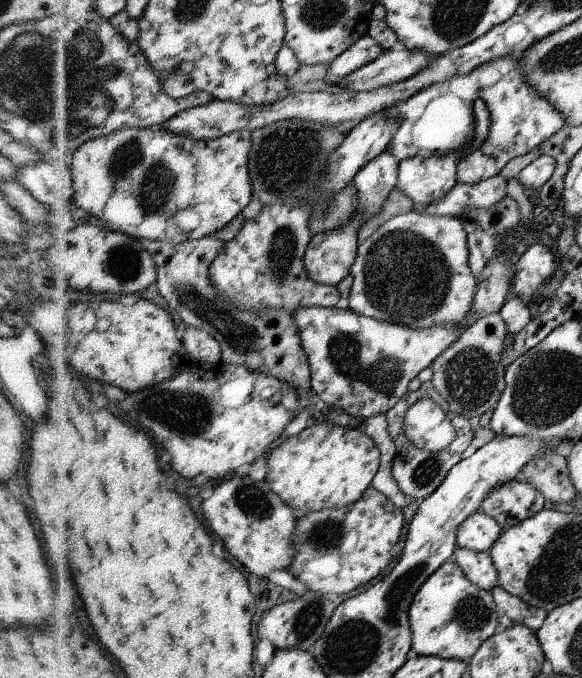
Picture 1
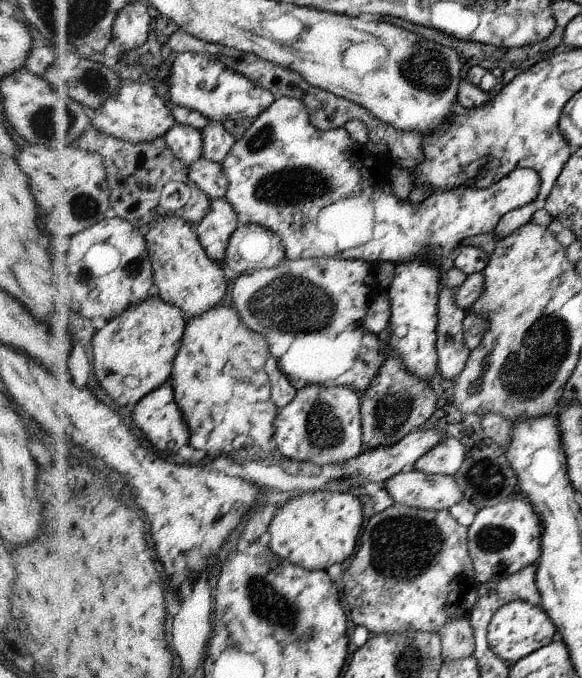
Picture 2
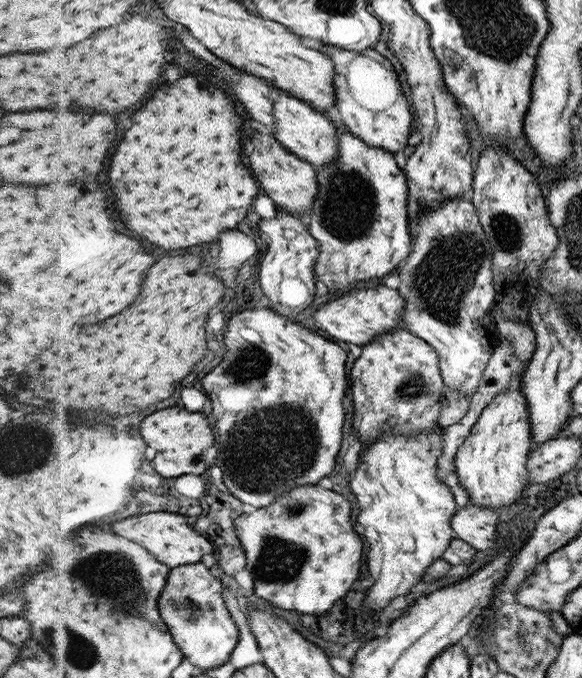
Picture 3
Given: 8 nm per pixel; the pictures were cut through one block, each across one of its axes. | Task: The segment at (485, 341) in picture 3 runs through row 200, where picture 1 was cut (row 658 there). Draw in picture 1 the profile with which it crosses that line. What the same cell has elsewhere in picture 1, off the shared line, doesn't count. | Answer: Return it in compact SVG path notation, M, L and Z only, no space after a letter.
M451 560L444 562L444 570L415 596L412 634L416 634L416 642L412 642L412 649L418 655L466 661L475 657L480 646L496 630L498 614L492 594L472 583Z

